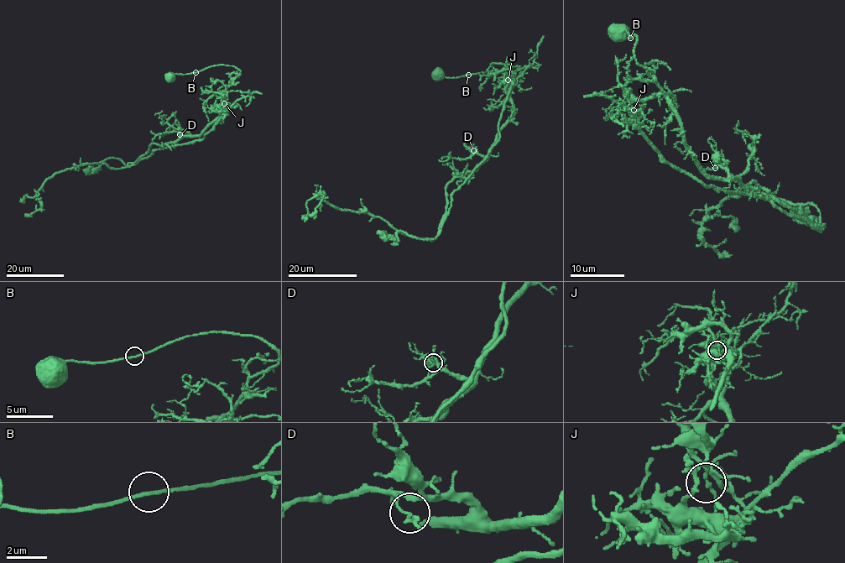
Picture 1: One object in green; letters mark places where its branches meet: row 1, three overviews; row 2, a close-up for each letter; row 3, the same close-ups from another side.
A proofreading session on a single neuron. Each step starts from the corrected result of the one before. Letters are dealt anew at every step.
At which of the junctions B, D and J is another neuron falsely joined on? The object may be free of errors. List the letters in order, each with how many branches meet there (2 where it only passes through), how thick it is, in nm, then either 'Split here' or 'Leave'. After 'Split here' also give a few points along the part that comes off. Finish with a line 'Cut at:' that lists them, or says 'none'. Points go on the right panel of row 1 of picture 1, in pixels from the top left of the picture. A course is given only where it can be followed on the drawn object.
B: Branches: 2. Thickness 150 nm. Leave
D: Branches: 2. Thickness 110 nm. Leave
J: Branches: 2. Thickness 120 nm. Split here. Course of the part to remove: (634, 111), (634, 126), (659, 154), (703, 183), (764, 197), (821, 231), (800, 210), (807, 216), (790, 209)
Cut at: J

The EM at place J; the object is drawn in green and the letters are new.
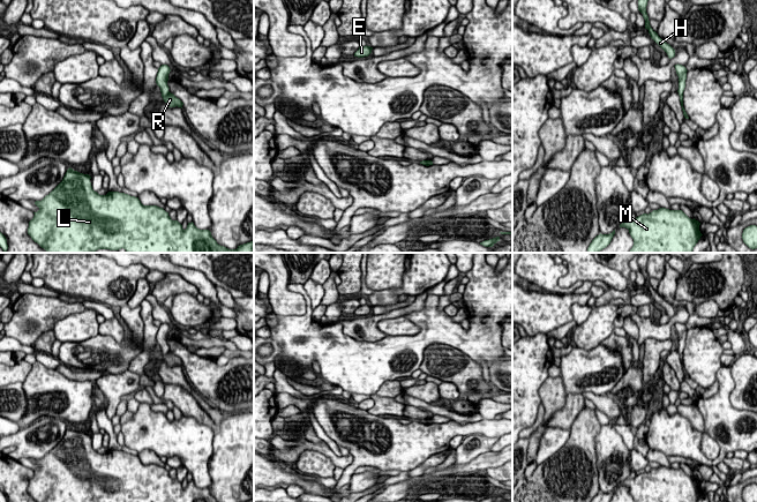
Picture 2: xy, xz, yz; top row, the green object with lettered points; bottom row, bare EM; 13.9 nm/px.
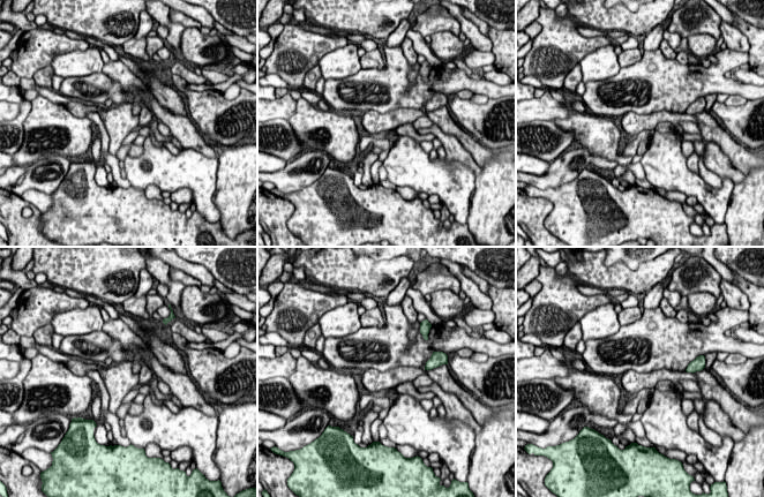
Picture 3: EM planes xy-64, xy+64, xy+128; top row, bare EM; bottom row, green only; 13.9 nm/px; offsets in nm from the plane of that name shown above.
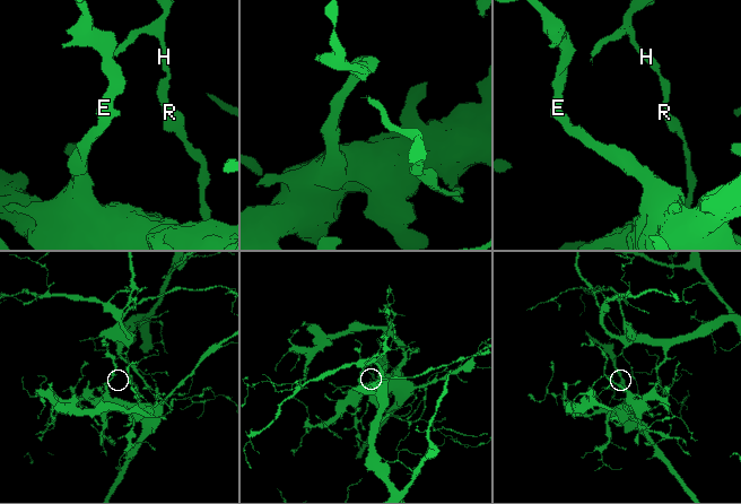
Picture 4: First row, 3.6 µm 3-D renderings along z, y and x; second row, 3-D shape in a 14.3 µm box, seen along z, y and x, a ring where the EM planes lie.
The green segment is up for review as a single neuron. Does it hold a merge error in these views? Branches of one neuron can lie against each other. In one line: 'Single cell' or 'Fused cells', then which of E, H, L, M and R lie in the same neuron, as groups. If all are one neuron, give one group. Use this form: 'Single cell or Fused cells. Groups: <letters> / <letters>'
Fused cells. Groups: E L M R / H

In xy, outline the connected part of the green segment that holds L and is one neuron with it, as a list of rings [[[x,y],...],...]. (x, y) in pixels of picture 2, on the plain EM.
[[[68,427],[62,440],[42,459],[35,463],[39,466],[29,480],[28,493],[37,502],[217,502],[209,488],[200,488],[194,481],[188,481],[183,488],[178,479],[172,479],[163,466],[143,464],[138,456],[125,451],[108,450],[99,454],[92,448],[91,435]]]

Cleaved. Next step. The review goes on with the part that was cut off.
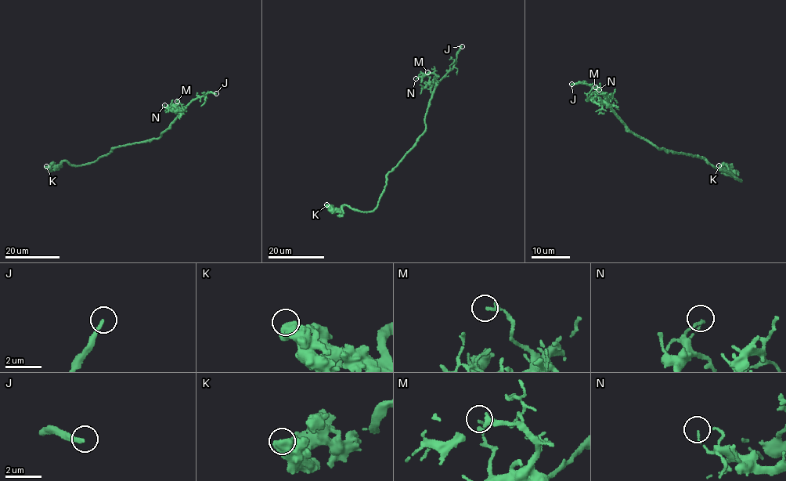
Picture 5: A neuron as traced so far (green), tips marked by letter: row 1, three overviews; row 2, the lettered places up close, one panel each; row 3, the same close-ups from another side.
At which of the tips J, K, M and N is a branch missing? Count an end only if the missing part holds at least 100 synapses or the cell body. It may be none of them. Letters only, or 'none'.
J

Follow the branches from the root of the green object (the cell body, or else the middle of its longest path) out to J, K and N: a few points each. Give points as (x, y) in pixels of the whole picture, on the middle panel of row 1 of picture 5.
J: (411, 150), (425, 129), (426, 113), (433, 92), (438, 81), (453, 67), (462, 46)
K: (411, 150), (387, 175), (387, 184), (373, 211), (354, 211), (346, 204), (339, 211), (326, 204)
N: (411, 150), (426, 128), (426, 113), (435, 85), (436, 76), (427, 74), (416, 78)

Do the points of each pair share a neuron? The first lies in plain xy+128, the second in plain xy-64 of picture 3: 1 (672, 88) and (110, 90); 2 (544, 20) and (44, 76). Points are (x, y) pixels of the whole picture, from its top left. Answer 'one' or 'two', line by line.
1: one
2: two

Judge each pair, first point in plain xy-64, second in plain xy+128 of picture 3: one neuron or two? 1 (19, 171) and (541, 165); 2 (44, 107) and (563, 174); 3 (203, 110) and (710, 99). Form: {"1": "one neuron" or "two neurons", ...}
{"1": "two neurons", "2": "two neurons", "3": "two neurons"}

